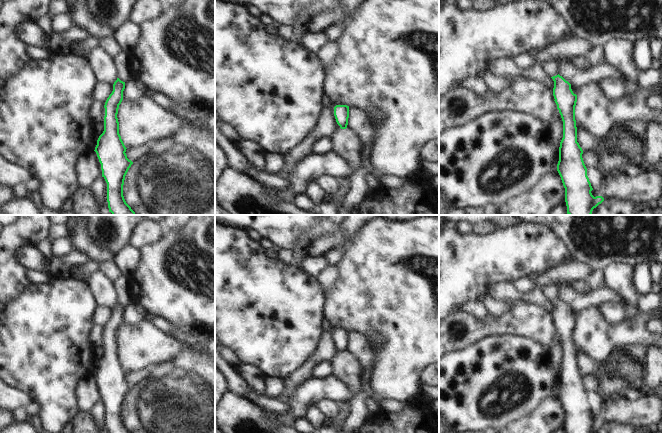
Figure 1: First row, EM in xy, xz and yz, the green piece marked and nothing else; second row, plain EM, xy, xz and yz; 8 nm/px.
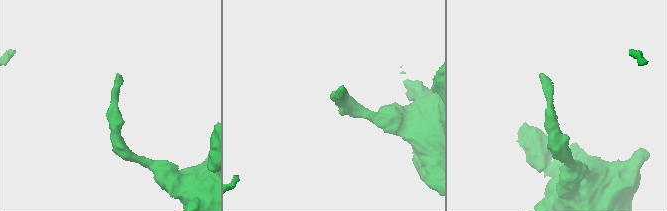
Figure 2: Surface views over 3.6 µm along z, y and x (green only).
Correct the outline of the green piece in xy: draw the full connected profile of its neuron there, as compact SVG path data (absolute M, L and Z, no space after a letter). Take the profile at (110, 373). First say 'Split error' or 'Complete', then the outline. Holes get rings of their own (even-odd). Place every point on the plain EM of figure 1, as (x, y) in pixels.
Split error. M119 302L111 308L111 318L104 327L104 355L97 364L95 376L101 388L102 401L107 407L109 433L131 433L123 420L125 400L133 388L127 382L126 371L119 358L117 342L123 324L125 306Z

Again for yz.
Split error. M557 285L542 288L544 295L554 305L553 320L563 345L563 362L559 371L557 395L565 412L567 433L594 433L604 425L602 420L594 421L584 388L583 374L577 366L575 330L577 319L570 305L563 302Z

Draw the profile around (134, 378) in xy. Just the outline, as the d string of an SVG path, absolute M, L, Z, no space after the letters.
M145 368L139 371L127 372L125 377L129 384L135 386L138 385L140 382L142 382L144 379L150 377L150 369Z

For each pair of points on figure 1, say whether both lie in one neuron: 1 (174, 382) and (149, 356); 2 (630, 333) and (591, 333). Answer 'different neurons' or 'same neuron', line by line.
1: different neurons
2: same neuron

